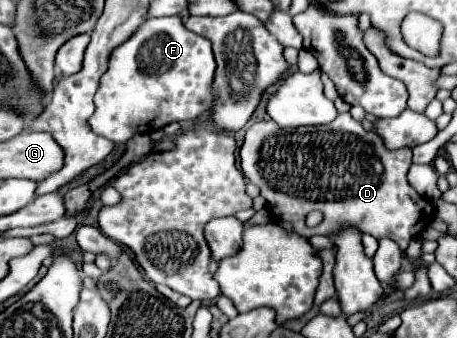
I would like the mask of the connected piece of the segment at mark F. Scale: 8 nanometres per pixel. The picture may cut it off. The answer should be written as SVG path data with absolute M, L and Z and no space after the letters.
M179 16L149 18L129 42L123 42L109 60L109 70L103 74L99 90L95 94L95 114L89 118L89 126L95 134L109 138L115 144L125 144L135 134L149 134L171 122L195 120L203 112L213 108L215 96L211 92L211 82L215 76L215 58L211 52L211 42L203 36L187 30Z

